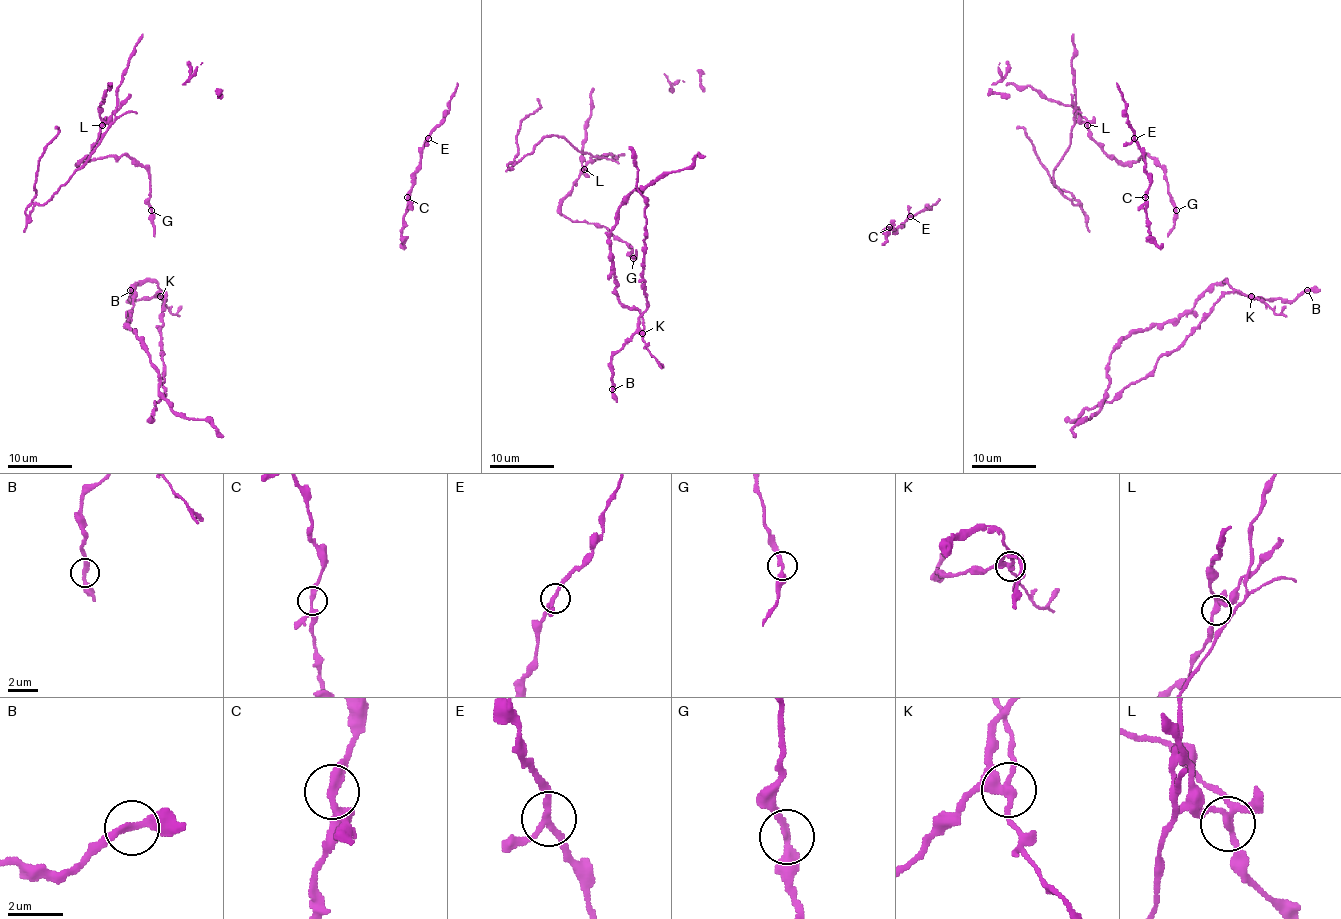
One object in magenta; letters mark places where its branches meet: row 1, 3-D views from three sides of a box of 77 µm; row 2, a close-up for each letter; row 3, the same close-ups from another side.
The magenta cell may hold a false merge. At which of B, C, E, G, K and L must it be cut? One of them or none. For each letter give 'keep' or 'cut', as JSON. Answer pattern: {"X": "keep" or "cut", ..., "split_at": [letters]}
{"B": "keep", "C": "keep", "E": "keep", "G": "keep", "K": "keep", "L": "cut", "split_at": ["L"]}

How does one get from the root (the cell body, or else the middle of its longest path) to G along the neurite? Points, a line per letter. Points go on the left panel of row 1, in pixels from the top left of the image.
G: (100, 116), (100, 138), (79, 162), (126, 154), (148, 172), (148, 205), (151, 210)

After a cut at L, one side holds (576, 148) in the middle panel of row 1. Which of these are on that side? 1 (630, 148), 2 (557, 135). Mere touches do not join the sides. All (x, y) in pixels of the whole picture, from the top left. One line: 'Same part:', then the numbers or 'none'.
Same part: 2

